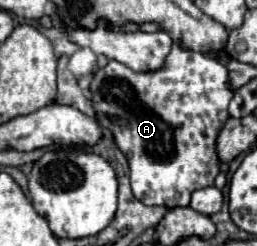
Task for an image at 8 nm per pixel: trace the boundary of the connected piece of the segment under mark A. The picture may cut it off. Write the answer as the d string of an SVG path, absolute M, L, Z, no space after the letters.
M173 44L161 70L135 72L117 60L109 60L105 68L95 72L89 88L93 92L93 108L97 120L105 130L113 134L115 144L129 160L131 188L137 200L165 208L189 206L191 192L213 186L213 180L219 174L215 138L221 130L221 124L225 124L229 118L227 106L233 98L233 90L229 90L229 72L223 64L207 58L201 52Z

